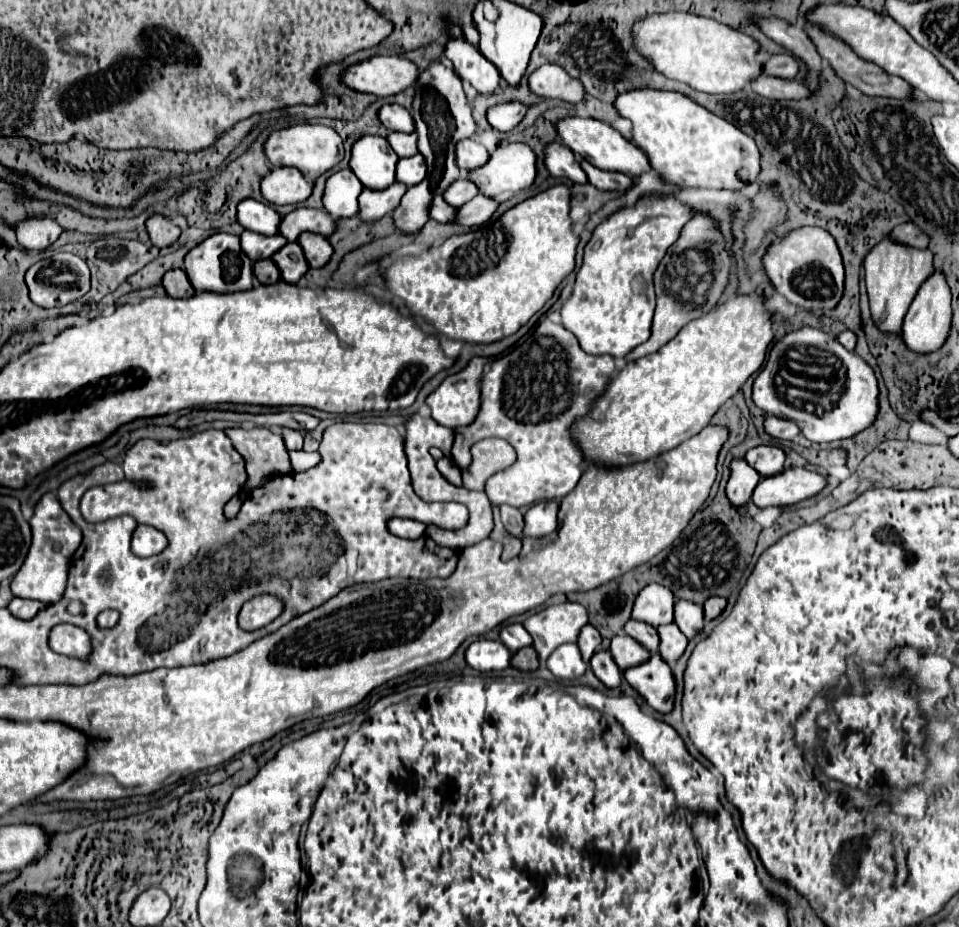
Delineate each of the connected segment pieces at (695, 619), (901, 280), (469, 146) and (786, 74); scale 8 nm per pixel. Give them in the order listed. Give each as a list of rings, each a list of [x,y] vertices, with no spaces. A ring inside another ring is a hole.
[[[675,602],[675,620],[673,620],[679,630],[687,636],[693,638],[697,632],[703,628],[703,606],[693,604],[693,602]]]
[[[887,236],[883,242],[879,242],[865,258],[865,282],[867,282],[867,294],[869,294],[869,310],[871,310],[871,320],[875,326],[885,332],[885,334],[901,334],[901,324],[903,318],[909,310],[909,304],[913,302],[917,290],[921,284],[933,274],[933,262],[931,262],[931,252],[929,250],[911,250],[909,246],[899,246],[893,242],[887,242]]]
[[[473,138],[459,142],[459,146],[455,148],[455,162],[461,170],[475,170],[483,166],[487,158],[489,158],[489,152],[485,150],[485,146],[475,142]]]
[[[777,54],[763,62],[763,74],[793,80],[797,74],[797,60],[791,54]]]

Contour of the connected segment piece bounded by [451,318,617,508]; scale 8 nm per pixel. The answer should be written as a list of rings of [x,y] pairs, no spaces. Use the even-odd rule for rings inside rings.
[[[543,318],[539,326],[519,342],[519,346],[511,348],[501,358],[495,358],[491,370],[483,376],[483,410],[479,410],[479,418],[471,426],[455,430],[455,444],[451,450],[453,462],[459,468],[465,468],[471,464],[471,446],[475,442],[485,438],[503,438],[517,450],[517,462],[485,482],[485,494],[495,506],[509,504],[521,508],[545,498],[565,498],[583,474],[583,450],[575,444],[575,438],[571,438],[569,428],[577,418],[591,412],[593,402],[605,392],[615,372],[617,368],[611,356],[583,352],[569,330],[561,324],[553,324],[549,318]]]

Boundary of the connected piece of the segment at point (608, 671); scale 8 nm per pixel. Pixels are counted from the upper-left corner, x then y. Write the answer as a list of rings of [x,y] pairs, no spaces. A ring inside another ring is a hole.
[[[599,650],[599,652],[593,654],[593,658],[591,658],[591,670],[595,672],[595,676],[607,688],[617,688],[619,682],[621,682],[621,670],[619,670],[619,666],[615,666],[615,660],[605,650]]]

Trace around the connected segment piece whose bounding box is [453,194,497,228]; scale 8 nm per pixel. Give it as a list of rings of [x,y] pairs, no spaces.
[[[479,194],[475,196],[475,200],[469,200],[465,206],[459,208],[457,218],[453,220],[453,224],[459,226],[479,226],[483,224],[487,218],[491,218],[491,214],[497,210],[497,202],[489,200],[489,198],[481,198]]]

